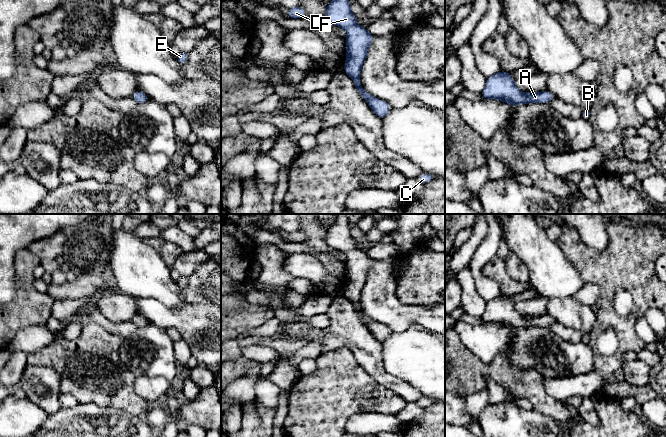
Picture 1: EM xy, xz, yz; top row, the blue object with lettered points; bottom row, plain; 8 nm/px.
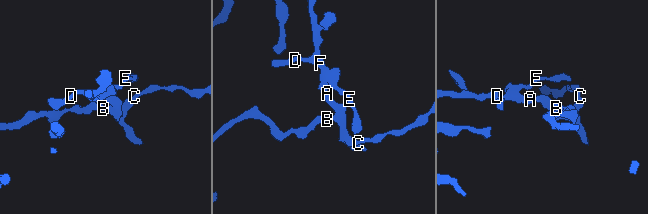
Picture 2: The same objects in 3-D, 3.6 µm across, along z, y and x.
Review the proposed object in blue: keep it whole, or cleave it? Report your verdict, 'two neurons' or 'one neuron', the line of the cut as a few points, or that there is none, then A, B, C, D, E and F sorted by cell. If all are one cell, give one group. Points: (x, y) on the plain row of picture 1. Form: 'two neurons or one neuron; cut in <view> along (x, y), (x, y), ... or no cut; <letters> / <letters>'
one neuron; no cut; A B C D E F

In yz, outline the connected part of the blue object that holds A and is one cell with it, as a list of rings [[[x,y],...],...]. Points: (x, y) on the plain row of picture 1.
[[[503,294],[487,302],[486,310],[480,318],[483,324],[489,322],[502,324],[510,330],[526,327],[546,328],[555,323],[554,319],[546,314],[539,317],[521,316],[515,310],[514,303],[509,296]]]

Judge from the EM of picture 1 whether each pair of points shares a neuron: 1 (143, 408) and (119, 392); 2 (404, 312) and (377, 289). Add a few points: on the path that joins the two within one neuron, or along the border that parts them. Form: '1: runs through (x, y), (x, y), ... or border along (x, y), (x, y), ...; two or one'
1: runs through (137, 406), (125, 398); one
2: runs through (397, 311), (382, 296); one

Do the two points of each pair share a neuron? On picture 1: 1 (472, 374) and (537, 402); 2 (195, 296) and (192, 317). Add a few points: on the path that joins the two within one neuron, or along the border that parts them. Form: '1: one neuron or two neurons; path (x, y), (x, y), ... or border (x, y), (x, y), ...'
1: one neuron; path (488, 372), (502, 372), (521, 386)
2: two neurons; border (185, 302), (210, 303)

